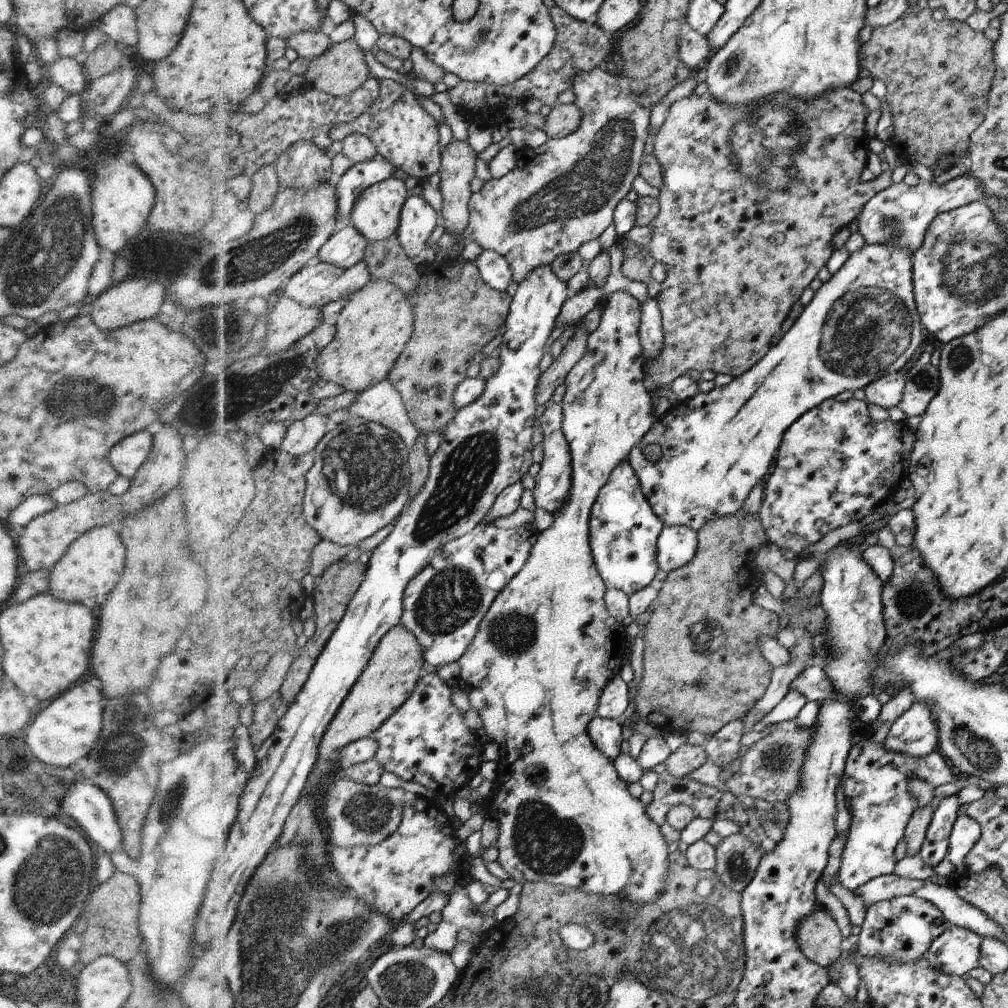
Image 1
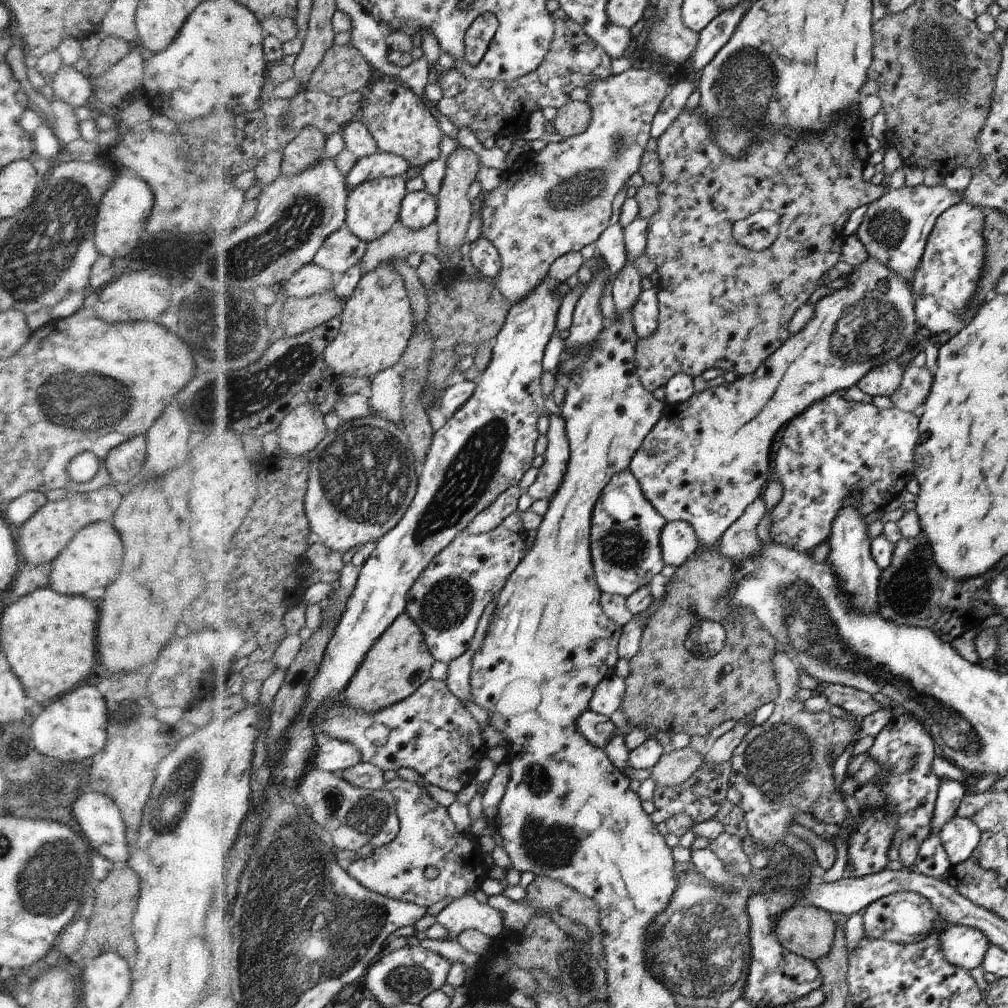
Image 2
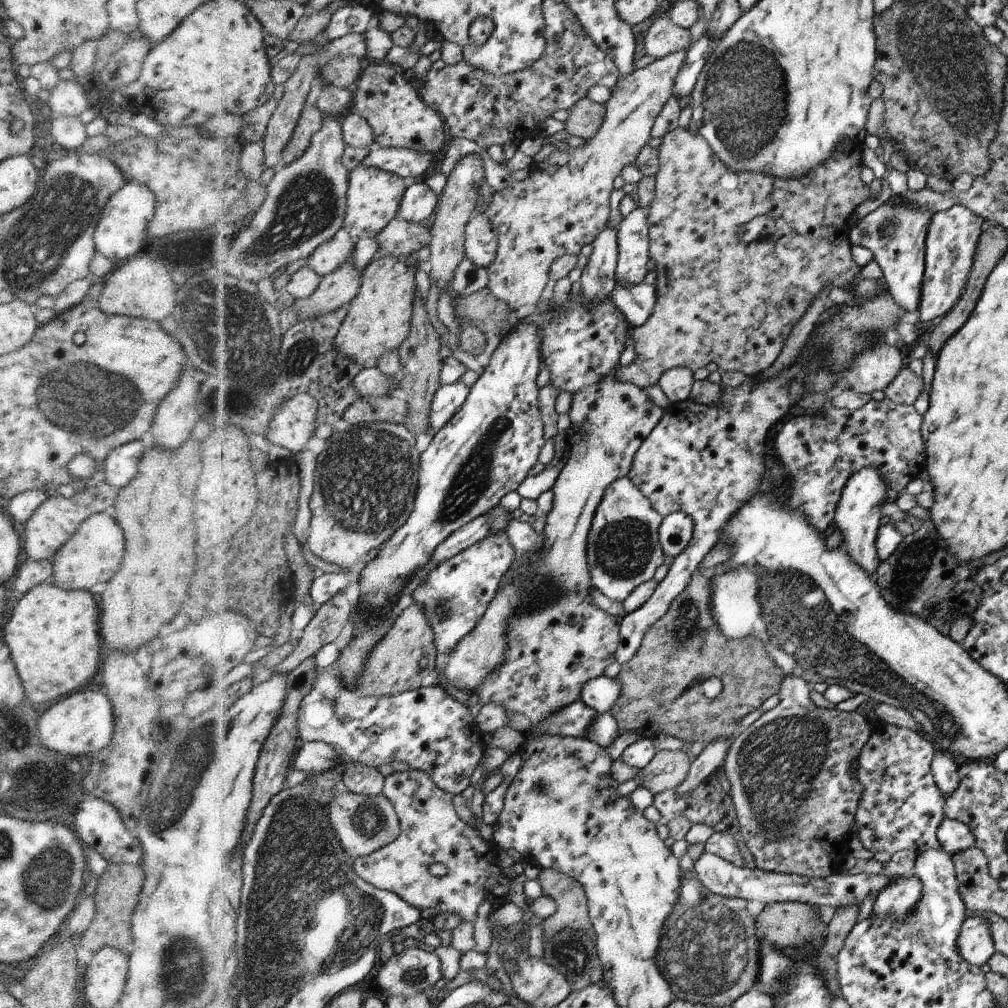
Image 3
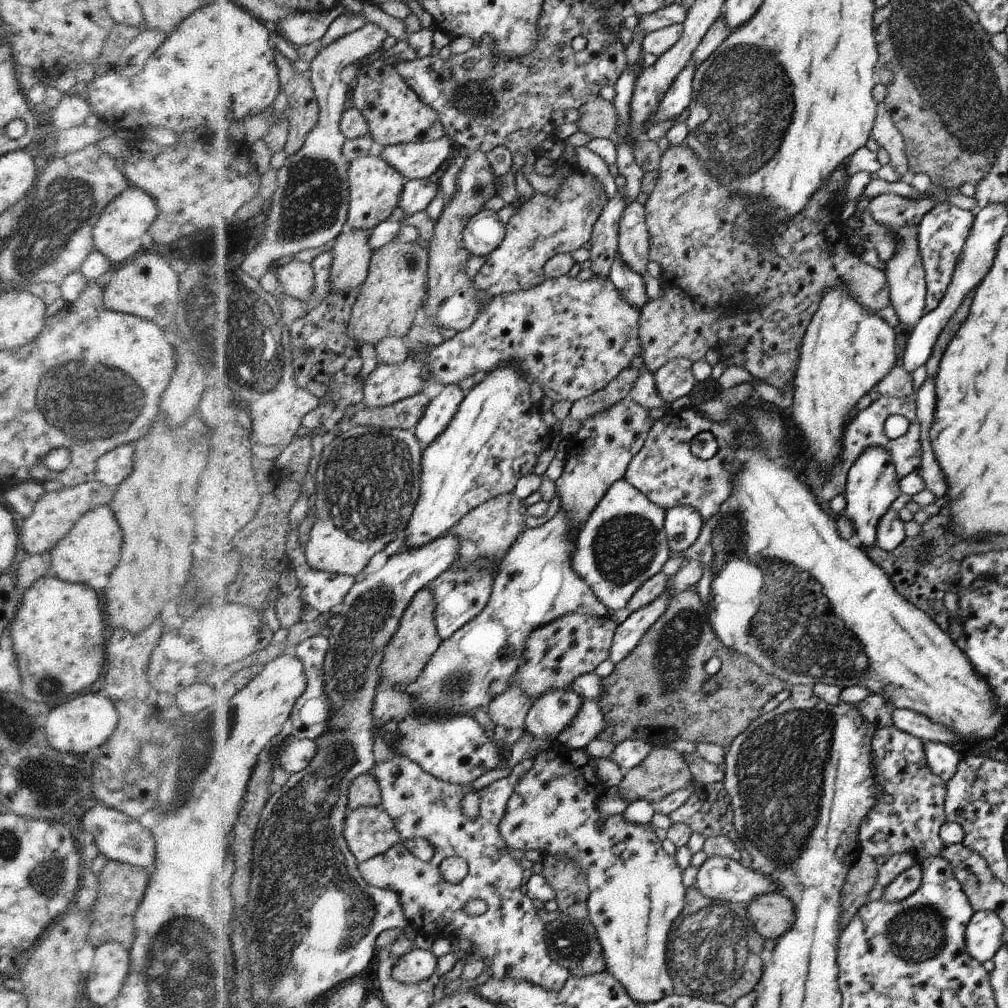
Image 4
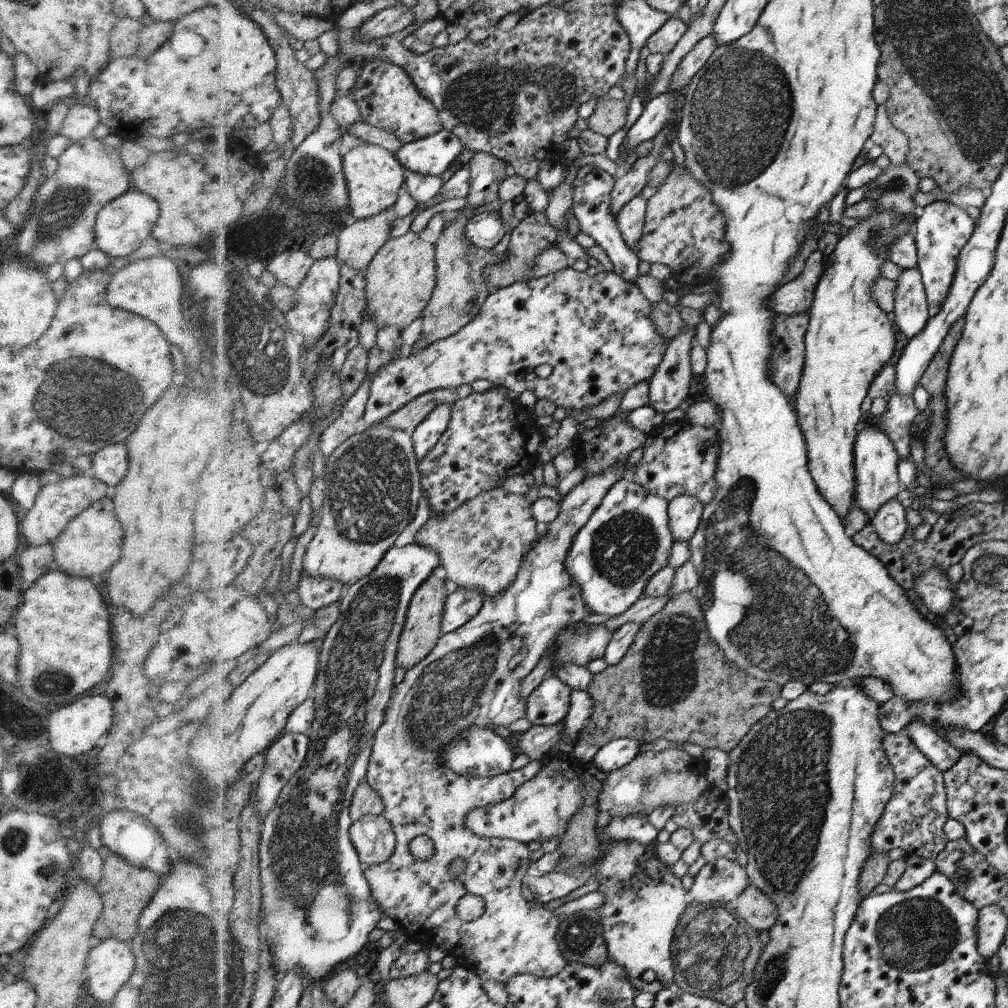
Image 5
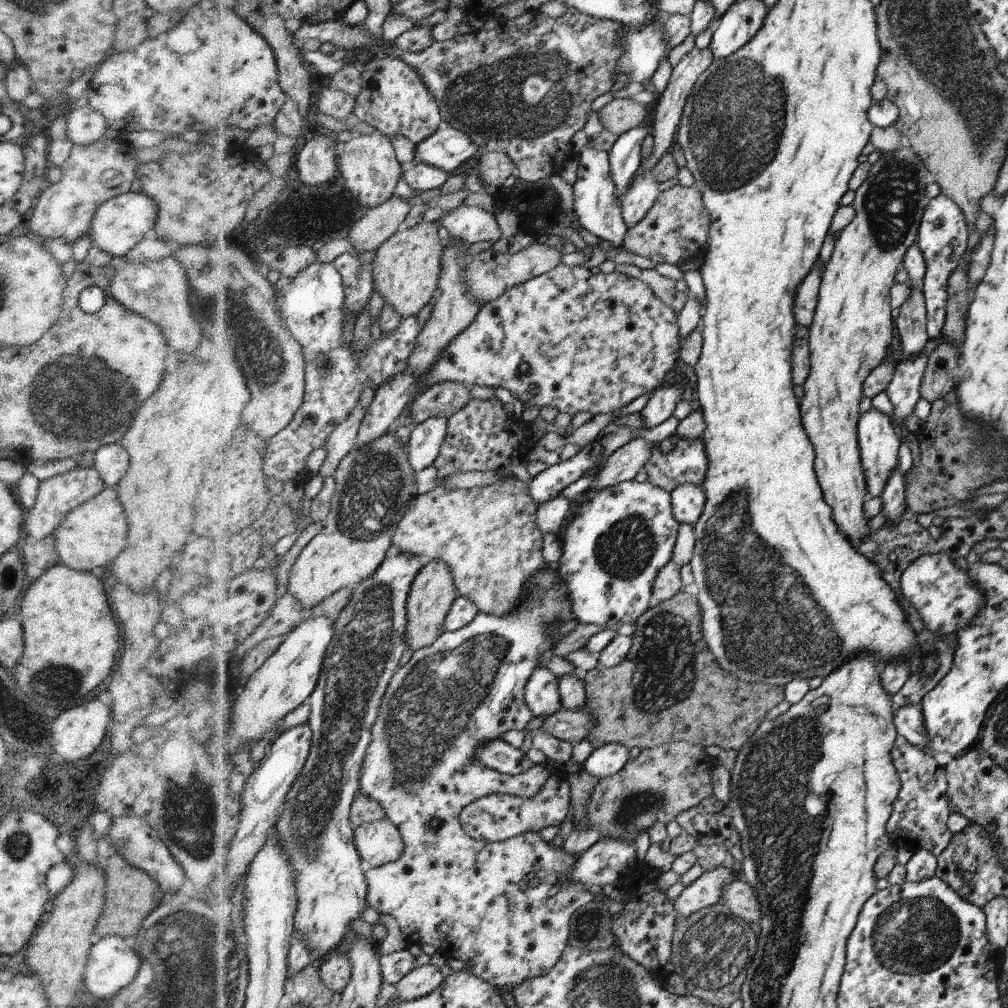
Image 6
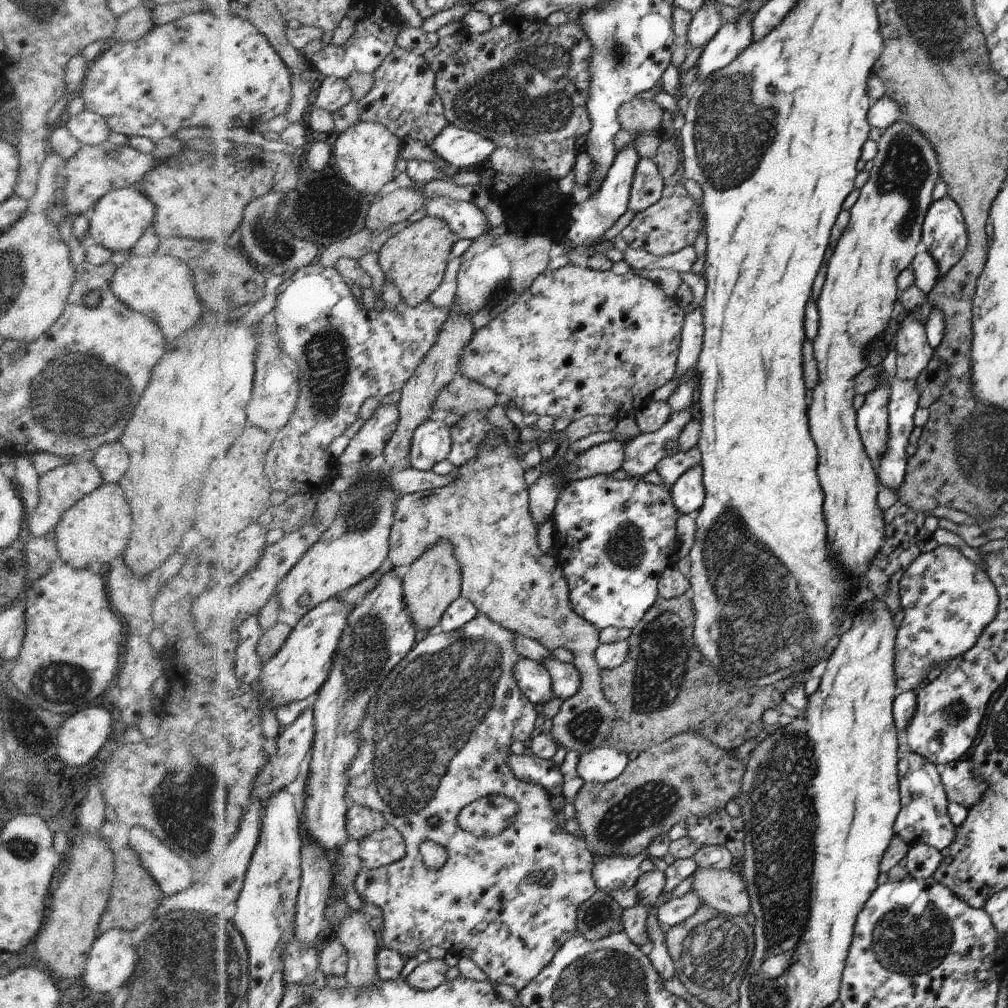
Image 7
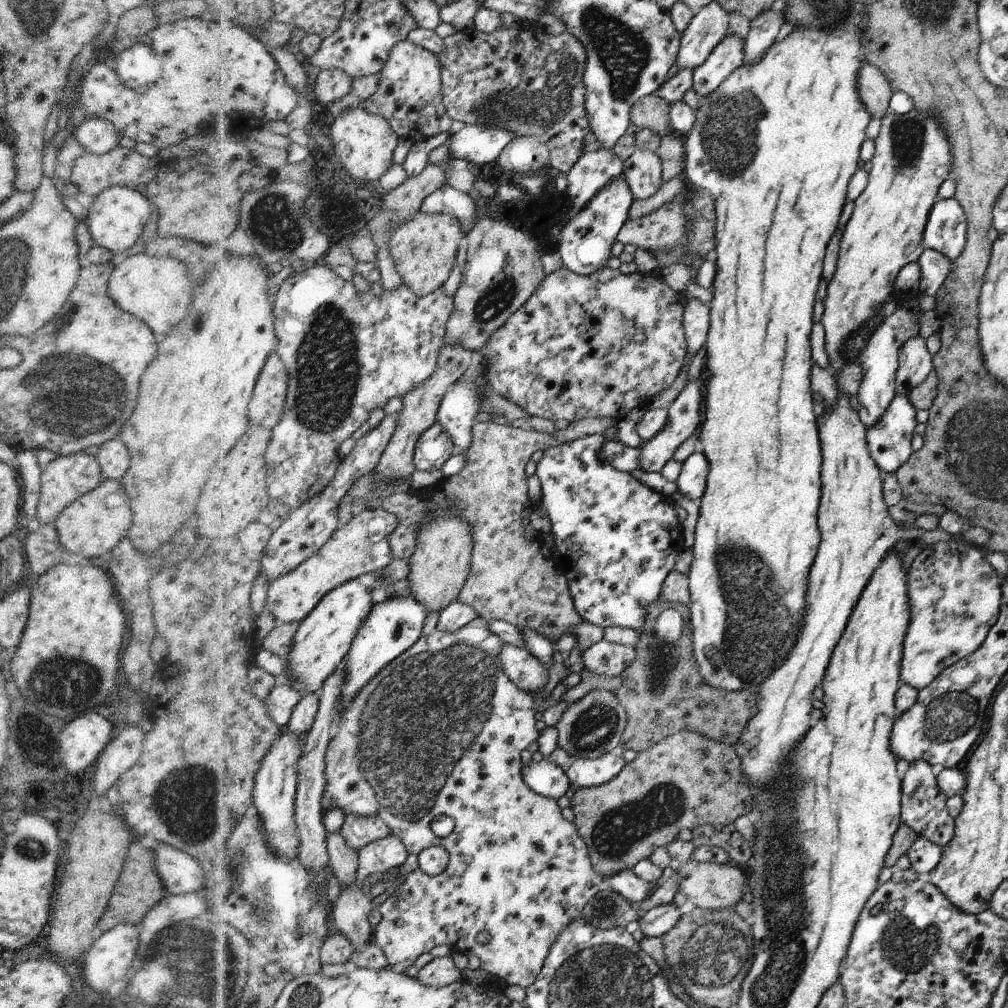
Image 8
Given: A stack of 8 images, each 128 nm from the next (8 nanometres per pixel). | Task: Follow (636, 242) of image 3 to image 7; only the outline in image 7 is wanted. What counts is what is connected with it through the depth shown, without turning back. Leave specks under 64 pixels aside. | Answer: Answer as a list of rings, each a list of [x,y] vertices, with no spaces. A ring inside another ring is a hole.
[[[641,158],[635,168],[628,211],[634,214],[650,208],[663,194],[663,177],[652,159]]]

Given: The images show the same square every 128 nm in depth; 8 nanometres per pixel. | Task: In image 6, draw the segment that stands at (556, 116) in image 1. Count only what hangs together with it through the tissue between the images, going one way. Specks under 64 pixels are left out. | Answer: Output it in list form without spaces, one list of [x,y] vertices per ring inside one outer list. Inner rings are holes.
[[[605,98],[597,105],[597,110],[604,129],[616,134],[617,138],[636,126],[643,126],[648,114],[648,106],[631,98]]]

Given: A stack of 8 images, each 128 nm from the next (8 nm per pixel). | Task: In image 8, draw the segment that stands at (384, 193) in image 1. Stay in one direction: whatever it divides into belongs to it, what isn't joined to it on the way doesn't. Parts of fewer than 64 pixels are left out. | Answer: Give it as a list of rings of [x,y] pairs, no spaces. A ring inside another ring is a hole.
[[[362,106],[346,111],[331,126],[331,138],[335,154],[341,165],[357,181],[381,183],[382,178],[394,166],[394,152],[398,150],[401,136],[391,122],[383,116],[371,113]]]

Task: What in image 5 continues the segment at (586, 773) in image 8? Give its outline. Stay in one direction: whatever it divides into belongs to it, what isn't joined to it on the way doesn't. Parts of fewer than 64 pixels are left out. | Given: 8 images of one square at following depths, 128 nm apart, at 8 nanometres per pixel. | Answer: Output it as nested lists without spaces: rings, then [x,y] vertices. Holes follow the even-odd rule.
[[[626,737],[615,739],[608,745],[602,746],[591,762],[594,762],[598,769],[610,774],[630,764],[640,753],[640,747],[640,743],[636,740]]]

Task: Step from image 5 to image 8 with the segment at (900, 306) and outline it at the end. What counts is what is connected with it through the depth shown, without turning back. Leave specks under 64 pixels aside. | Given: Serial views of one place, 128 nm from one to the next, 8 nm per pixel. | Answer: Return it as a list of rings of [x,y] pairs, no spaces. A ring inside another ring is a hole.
[[[920,335],[908,338],[899,350],[899,368],[895,376],[897,395],[908,396],[915,386],[926,380],[932,372],[933,356]]]

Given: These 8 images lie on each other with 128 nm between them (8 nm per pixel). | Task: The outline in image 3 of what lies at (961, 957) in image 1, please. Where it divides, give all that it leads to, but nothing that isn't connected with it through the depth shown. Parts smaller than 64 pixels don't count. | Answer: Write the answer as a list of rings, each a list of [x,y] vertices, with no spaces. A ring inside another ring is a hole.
[[[985,917],[966,918],[958,938],[959,955],[974,966],[984,966],[996,954],[989,921]]]

